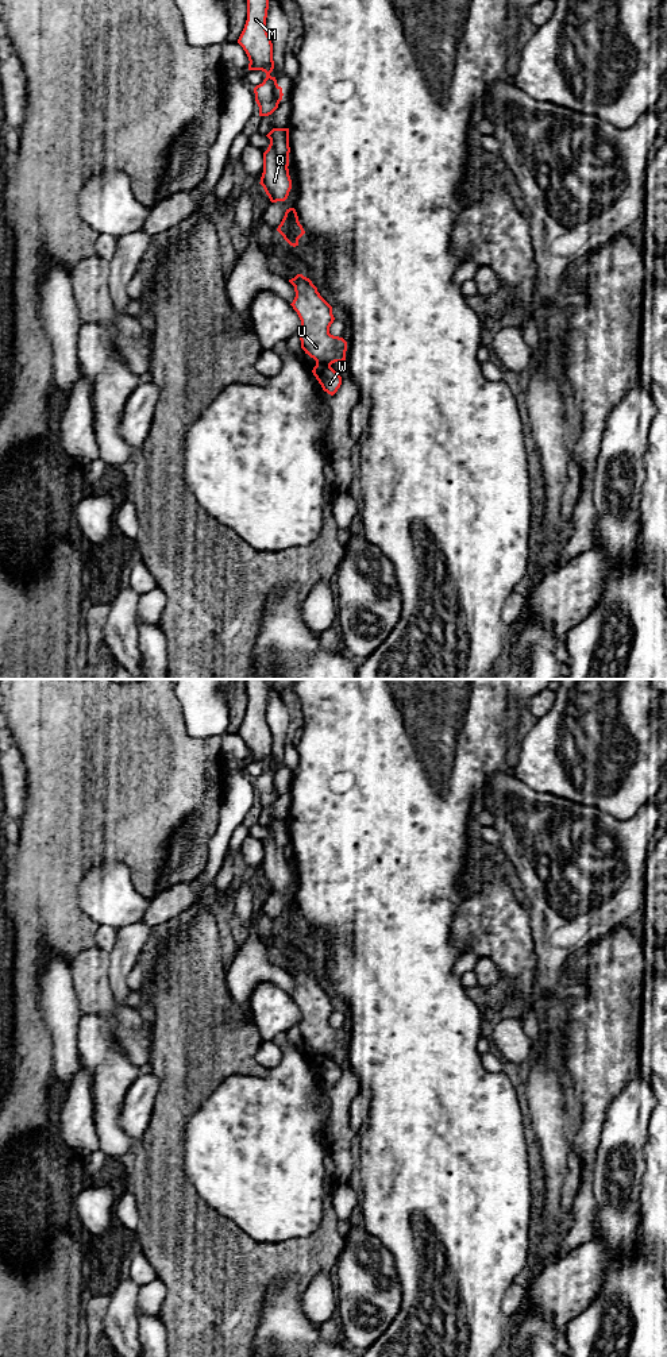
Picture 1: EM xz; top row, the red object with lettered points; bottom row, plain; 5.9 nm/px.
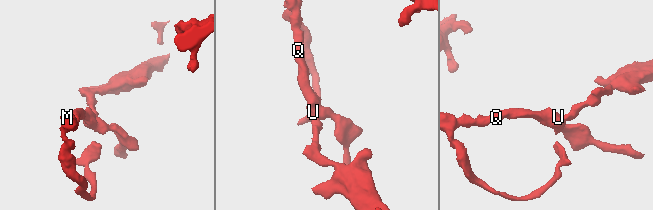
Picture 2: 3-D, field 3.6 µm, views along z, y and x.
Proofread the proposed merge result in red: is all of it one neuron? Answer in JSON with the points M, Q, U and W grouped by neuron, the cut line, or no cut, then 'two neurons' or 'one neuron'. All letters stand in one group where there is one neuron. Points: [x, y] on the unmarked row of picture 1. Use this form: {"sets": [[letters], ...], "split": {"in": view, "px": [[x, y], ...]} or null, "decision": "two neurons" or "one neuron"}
{"sets": [["M", "Q", "U"], ["W"]], "split": {"in": "xz", "px": [[316, 1053], [330, 1056]]}, "decision": "two neurons"}

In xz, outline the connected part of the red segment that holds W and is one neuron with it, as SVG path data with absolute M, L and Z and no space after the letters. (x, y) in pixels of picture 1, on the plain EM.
M316 1055L312 1064L323 1082L331 1087L334 1087L342 1076L342 1068L331 1059L331 1056Z

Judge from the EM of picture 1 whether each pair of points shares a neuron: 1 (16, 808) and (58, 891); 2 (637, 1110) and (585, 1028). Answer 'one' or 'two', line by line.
1: two
2: two

